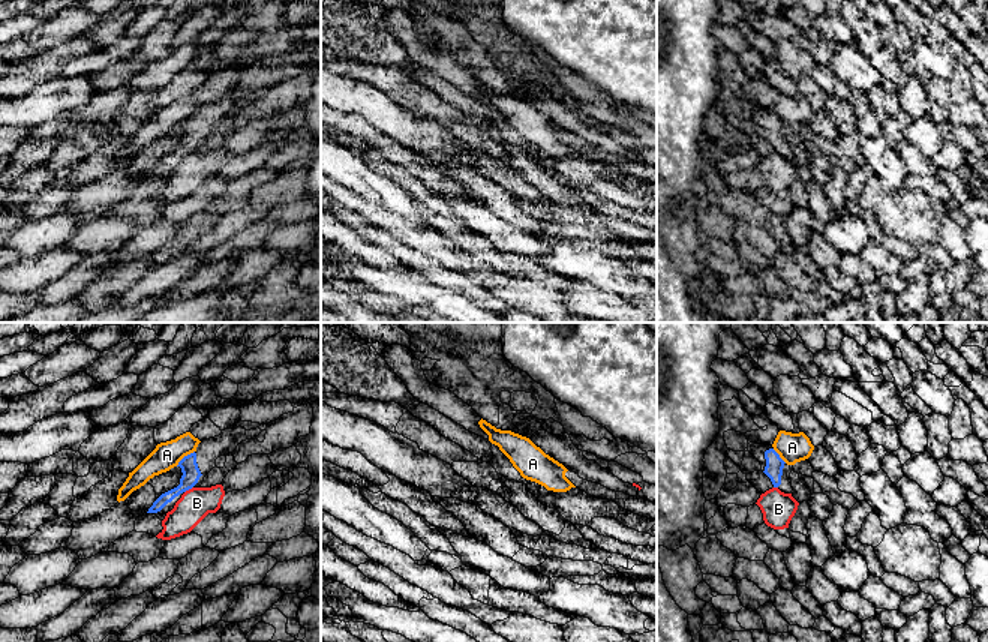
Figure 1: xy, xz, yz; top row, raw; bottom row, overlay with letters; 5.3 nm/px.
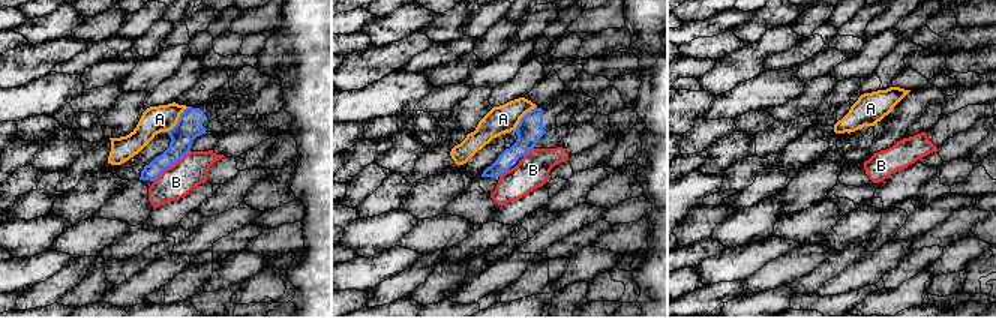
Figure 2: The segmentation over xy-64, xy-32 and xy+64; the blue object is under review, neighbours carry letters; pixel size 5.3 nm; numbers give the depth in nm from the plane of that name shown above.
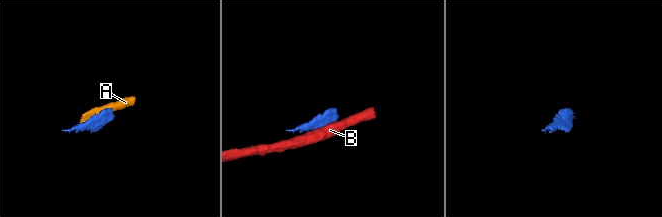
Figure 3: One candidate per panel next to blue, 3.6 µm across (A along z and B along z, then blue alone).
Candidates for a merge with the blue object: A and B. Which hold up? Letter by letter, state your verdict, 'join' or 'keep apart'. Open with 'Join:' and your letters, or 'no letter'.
Join: no letter
A: keep apart
B: keep apart

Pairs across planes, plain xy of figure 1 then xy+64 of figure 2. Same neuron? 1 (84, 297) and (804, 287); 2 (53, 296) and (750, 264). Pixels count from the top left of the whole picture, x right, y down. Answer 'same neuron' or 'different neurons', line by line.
1: same neuron
2: different neurons

